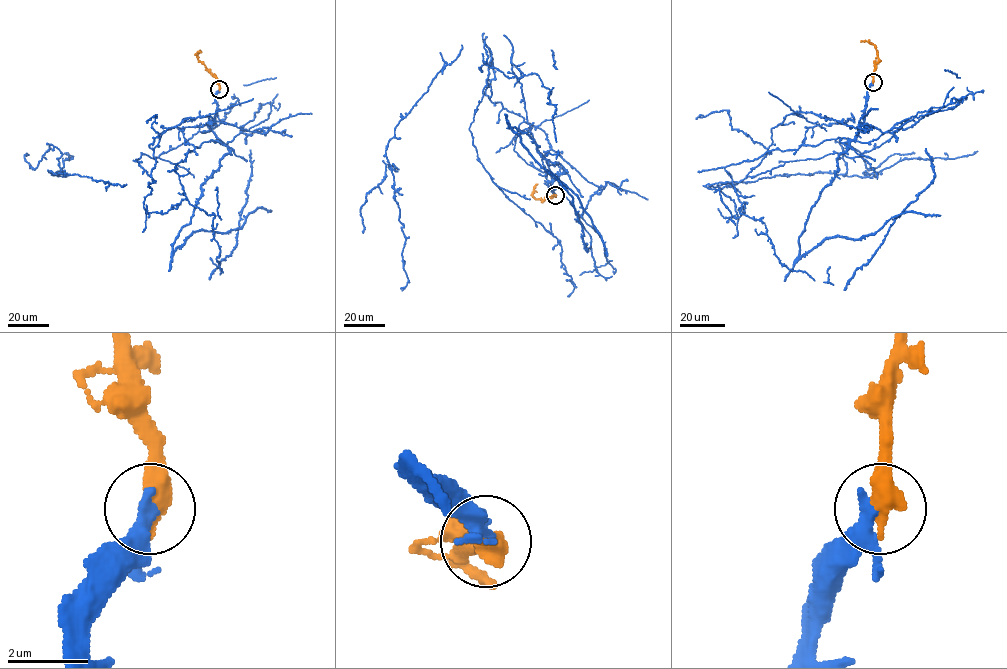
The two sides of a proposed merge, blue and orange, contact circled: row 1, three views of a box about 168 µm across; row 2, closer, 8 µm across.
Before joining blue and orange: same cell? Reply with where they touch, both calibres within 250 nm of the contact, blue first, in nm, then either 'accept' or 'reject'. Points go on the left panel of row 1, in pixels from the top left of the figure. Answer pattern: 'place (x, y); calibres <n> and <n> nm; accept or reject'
place (219, 89); calibres 300 and 600 nm; accept

